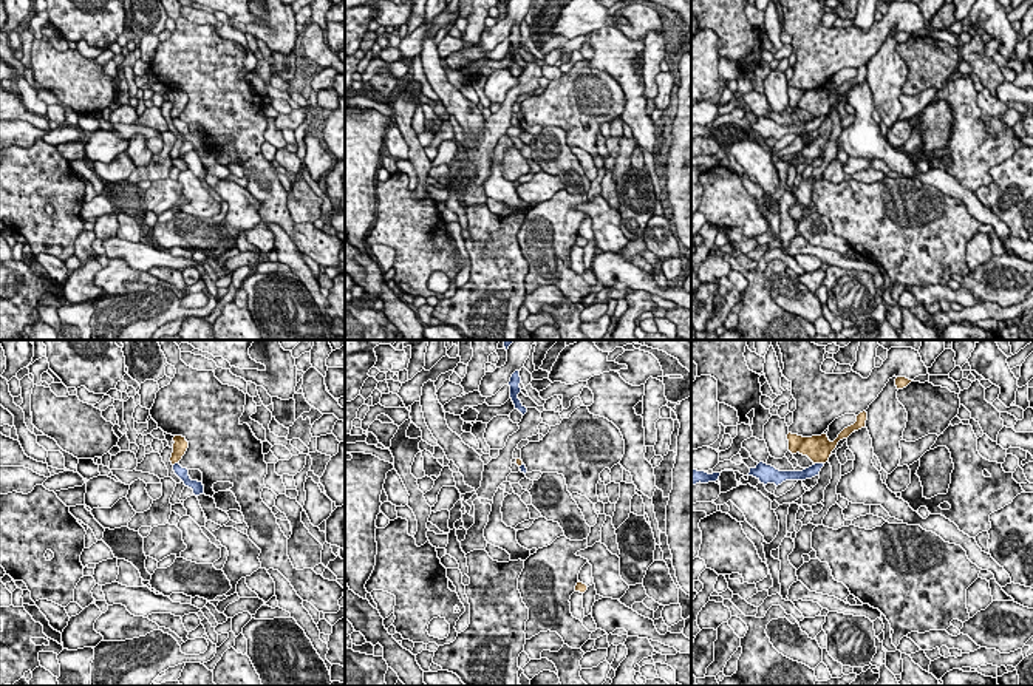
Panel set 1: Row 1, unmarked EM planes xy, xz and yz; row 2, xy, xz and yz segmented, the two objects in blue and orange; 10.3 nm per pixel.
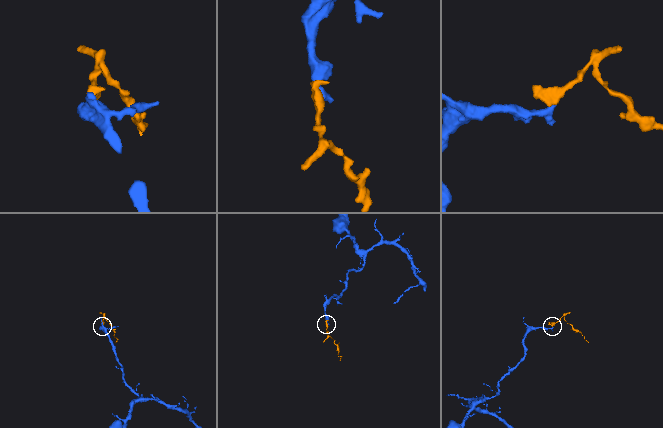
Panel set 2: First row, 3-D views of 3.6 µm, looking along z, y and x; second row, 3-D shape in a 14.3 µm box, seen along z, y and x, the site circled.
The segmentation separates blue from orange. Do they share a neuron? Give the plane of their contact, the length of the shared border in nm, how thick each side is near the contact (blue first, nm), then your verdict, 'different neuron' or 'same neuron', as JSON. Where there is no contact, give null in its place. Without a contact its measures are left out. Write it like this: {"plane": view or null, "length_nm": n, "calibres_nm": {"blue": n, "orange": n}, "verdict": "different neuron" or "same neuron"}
{"plane": "yz", "length_nm": 100, "calibres_nm": {"blue": 120, "orange": 280}, "verdict": "different neuron"}

